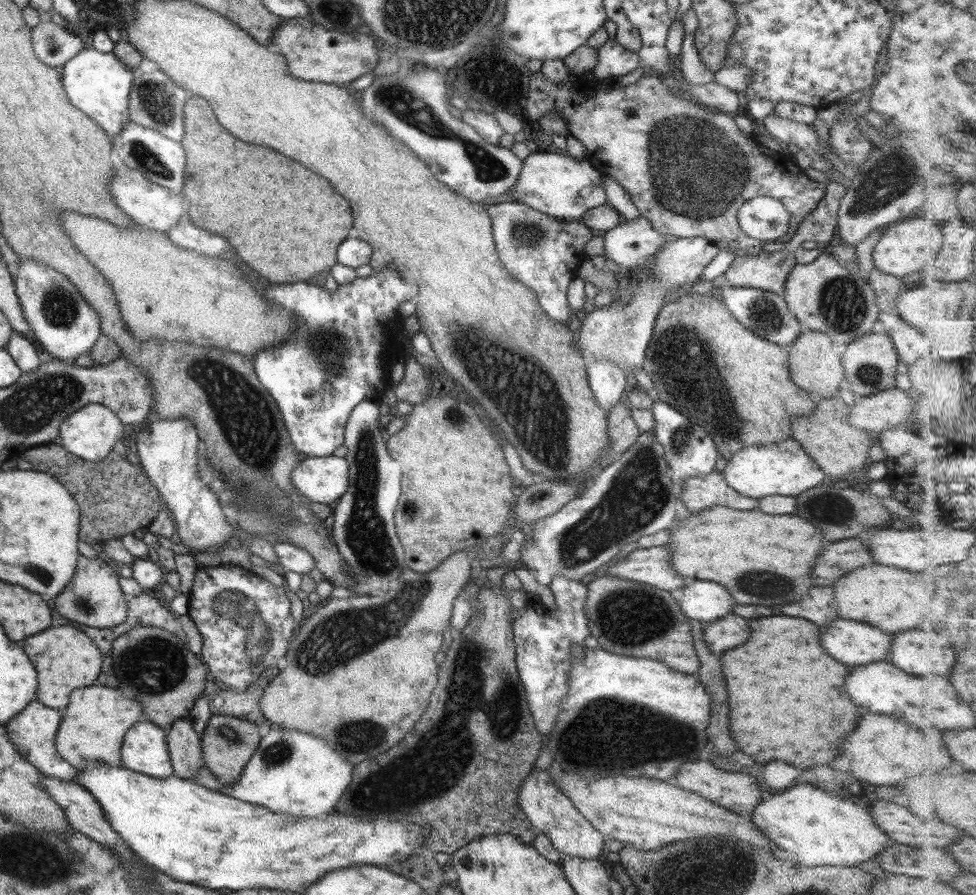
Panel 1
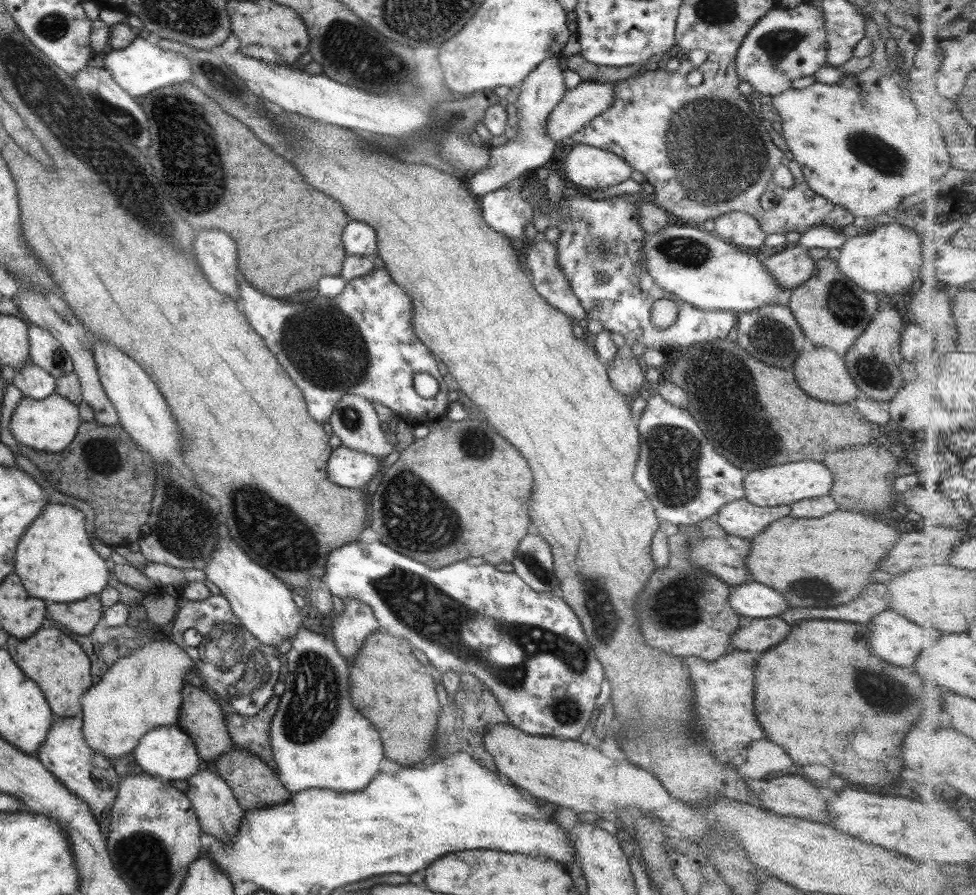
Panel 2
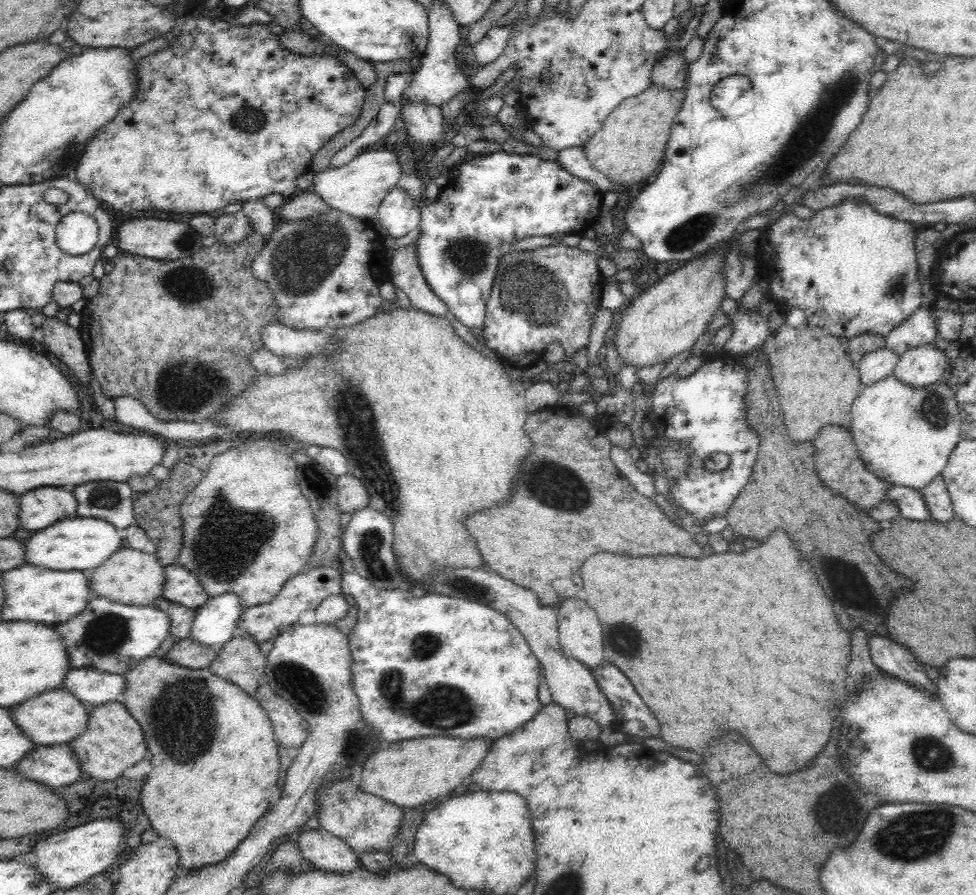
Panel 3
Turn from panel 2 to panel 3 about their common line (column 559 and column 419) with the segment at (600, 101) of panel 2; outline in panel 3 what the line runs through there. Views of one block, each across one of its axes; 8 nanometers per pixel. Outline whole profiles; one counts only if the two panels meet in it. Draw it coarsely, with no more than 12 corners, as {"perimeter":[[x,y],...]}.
{"perimeter":[[407,101],[400,113],[416,145],[442,148],[453,134],[440,108]]}

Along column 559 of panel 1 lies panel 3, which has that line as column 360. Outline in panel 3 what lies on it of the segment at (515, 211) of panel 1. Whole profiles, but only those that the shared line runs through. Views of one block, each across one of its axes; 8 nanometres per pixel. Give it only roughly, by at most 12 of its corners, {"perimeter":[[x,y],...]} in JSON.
{"perimeter":[[339,210],[285,221],[252,261],[278,323],[376,315],[389,251]]}

